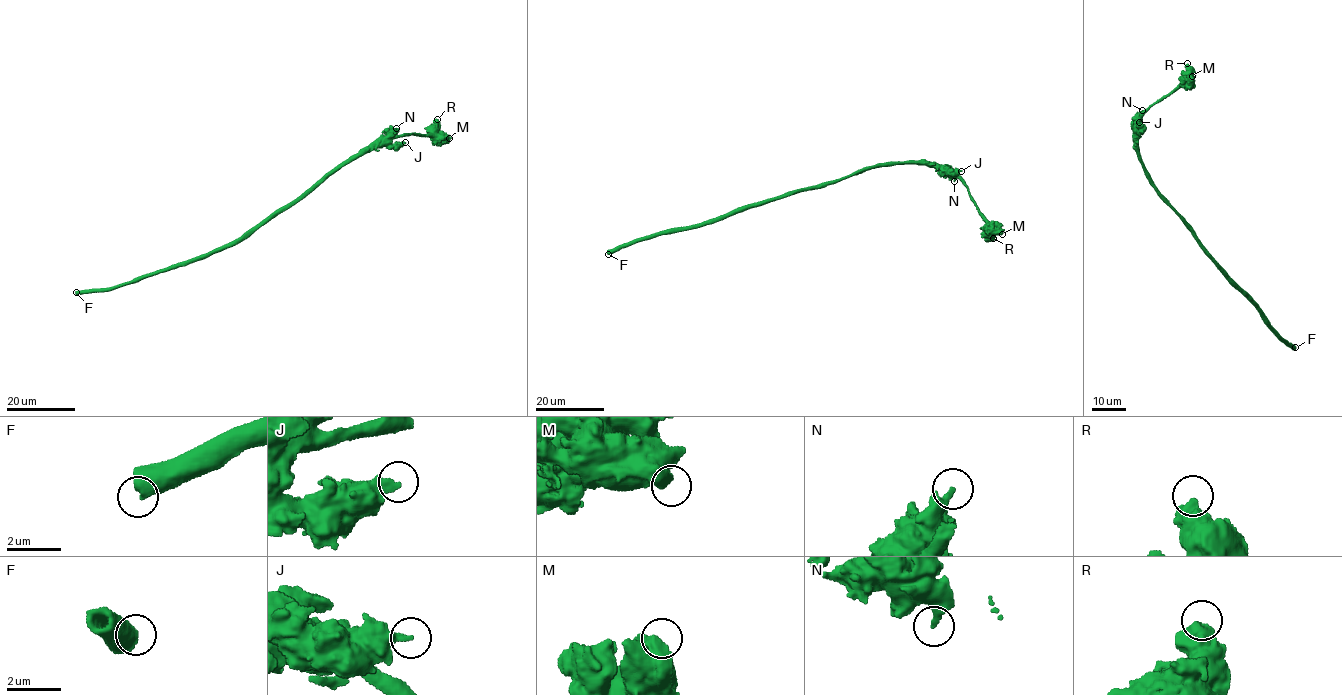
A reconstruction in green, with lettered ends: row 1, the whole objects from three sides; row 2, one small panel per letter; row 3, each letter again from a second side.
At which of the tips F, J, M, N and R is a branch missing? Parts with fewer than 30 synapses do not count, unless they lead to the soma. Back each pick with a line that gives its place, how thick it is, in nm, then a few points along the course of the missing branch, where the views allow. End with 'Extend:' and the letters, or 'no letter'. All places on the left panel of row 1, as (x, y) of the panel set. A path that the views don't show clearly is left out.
F: at (76, 292); 600 nm thick
Extend: F

